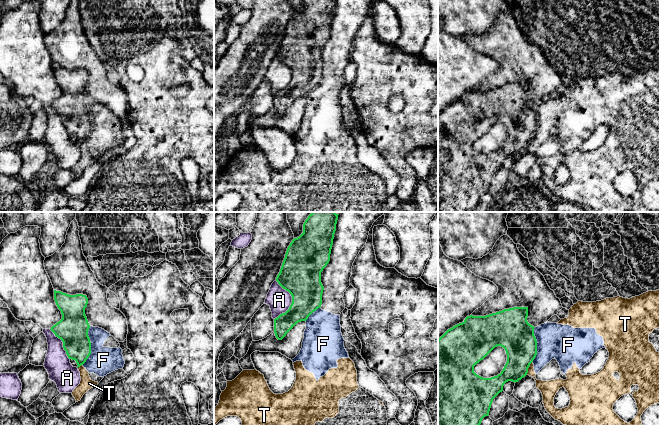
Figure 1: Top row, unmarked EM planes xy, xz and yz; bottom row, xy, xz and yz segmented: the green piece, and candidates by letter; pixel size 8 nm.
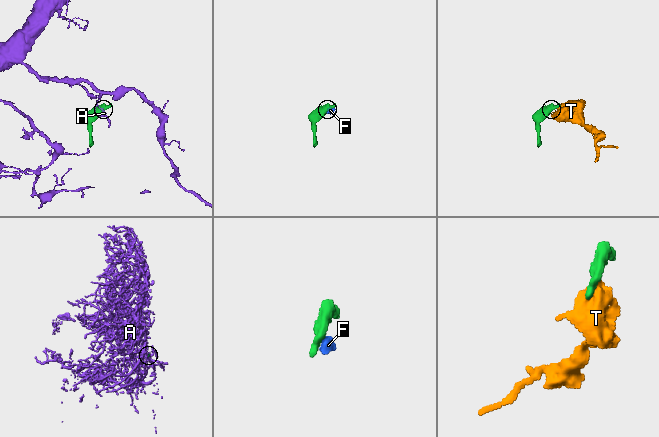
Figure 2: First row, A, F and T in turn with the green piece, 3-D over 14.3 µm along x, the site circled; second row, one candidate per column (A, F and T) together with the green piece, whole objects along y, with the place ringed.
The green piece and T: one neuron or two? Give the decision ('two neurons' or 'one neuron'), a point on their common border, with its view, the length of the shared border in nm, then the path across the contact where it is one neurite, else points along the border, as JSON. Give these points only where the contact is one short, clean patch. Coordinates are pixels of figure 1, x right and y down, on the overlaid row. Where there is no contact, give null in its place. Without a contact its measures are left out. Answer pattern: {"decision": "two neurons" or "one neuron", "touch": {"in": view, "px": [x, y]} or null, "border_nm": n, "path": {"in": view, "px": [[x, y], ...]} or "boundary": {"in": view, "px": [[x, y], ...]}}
{"decision": "two neurons", "touch": {"in": "yz", "px": [528, 367]}, "border_nm": 120}

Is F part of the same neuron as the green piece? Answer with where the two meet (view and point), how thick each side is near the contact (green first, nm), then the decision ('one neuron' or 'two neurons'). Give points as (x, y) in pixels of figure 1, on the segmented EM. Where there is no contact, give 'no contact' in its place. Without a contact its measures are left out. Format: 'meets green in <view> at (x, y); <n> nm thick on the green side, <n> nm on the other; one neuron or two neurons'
meets green in xy at (90, 345); 240 nm thick on the green side, 220 nm on the other; two neurons

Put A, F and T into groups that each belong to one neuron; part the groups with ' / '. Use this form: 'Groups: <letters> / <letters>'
Groups: A / F T

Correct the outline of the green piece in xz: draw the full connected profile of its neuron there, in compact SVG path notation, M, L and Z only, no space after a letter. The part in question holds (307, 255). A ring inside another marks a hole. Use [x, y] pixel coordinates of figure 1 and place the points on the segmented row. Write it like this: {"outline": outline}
{"outline": "M312 212L303 224L303 233L292 240L287 248L279 274L278 284L292 296L289 309L274 319L274 333L278 340L301 321L321 307L324 287L321 283L321 272L330 261L338 215L335 212Z"}

